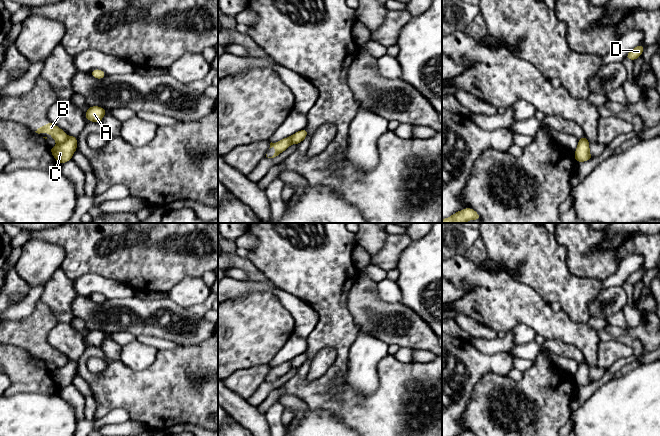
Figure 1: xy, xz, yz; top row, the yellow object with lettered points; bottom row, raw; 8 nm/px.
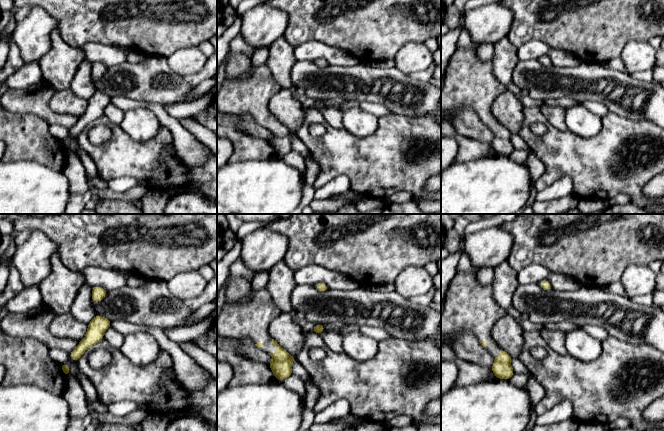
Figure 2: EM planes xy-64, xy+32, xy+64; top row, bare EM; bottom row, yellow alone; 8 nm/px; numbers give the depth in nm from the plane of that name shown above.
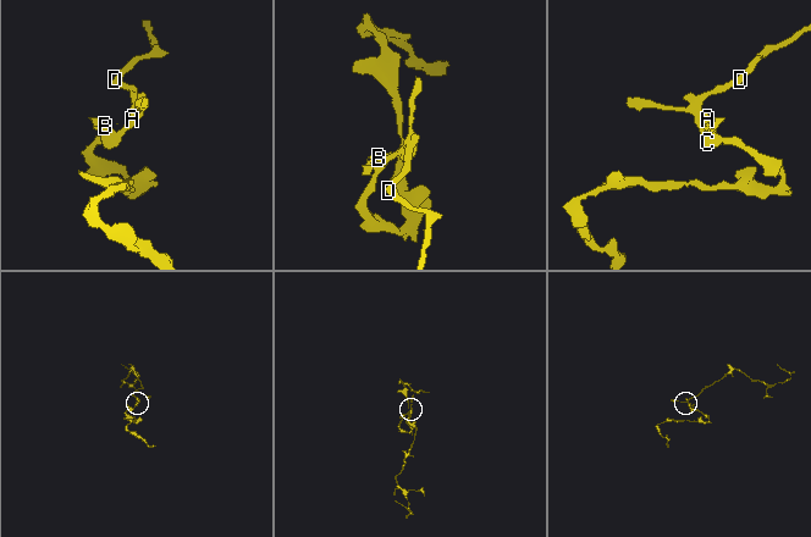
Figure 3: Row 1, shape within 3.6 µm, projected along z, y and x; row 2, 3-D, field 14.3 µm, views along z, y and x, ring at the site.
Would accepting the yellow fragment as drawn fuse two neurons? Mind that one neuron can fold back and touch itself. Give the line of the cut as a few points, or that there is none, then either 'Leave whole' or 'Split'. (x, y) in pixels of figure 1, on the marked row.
Split along xy (68, 137), (58, 145). Split

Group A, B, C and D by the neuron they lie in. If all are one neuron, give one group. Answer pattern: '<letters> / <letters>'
A C D / B

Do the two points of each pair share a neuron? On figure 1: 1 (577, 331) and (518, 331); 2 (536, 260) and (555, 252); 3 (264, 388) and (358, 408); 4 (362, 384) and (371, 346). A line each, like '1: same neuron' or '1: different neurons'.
1: different neurons
2: same neuron
3: different neurons
4: same neuron

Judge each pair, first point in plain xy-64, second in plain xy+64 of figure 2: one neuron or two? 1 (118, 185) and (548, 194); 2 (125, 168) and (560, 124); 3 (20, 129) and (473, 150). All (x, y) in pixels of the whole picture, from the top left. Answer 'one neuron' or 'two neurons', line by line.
1: one neuron
2: two neurons
3: one neuron

